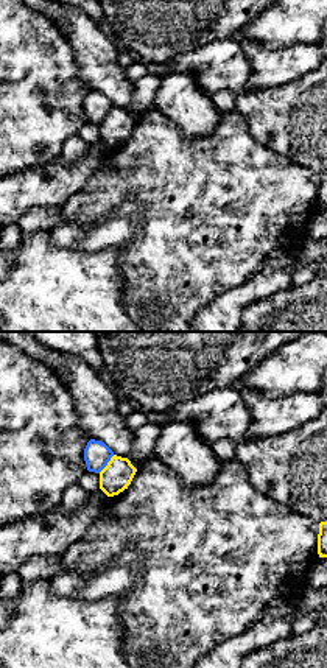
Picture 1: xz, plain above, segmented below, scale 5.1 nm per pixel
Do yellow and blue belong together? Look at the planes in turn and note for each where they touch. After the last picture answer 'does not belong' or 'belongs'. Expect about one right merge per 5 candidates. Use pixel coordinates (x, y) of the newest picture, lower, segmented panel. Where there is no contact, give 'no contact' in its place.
contact (108, 464)

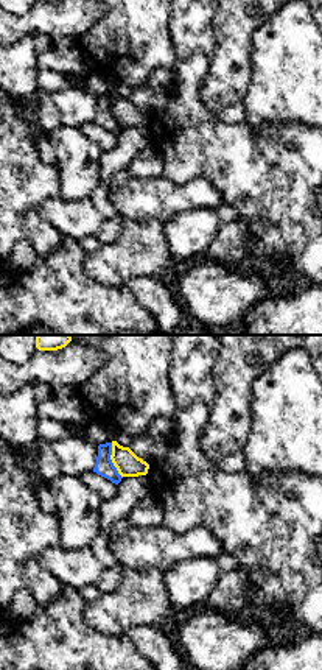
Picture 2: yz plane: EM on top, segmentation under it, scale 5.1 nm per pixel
contact (111, 458)

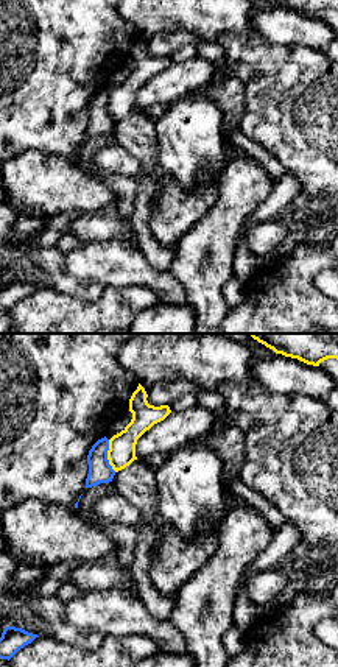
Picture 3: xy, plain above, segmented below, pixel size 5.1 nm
contact (108, 455)

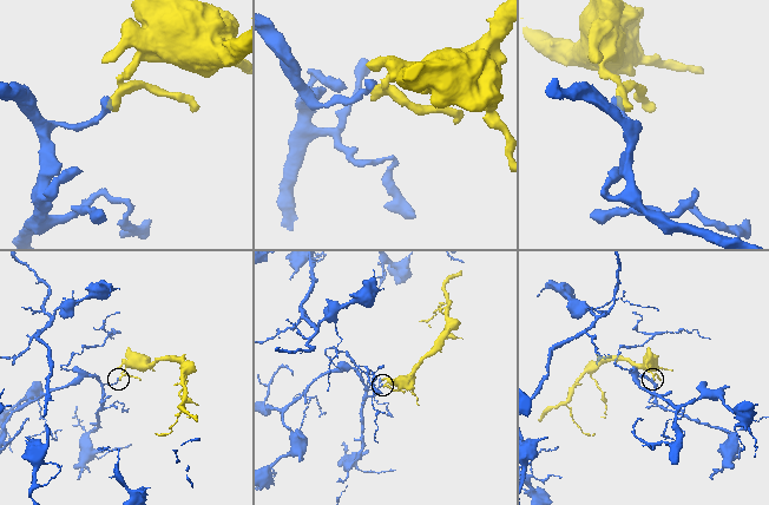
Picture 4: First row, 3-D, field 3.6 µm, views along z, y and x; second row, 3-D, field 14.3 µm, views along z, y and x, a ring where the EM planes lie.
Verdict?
does not belong

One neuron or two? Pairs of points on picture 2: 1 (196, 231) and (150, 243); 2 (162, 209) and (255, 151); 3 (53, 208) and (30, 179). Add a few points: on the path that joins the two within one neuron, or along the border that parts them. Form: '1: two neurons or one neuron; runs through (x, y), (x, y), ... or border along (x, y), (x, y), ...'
1: two neurons; border along (162, 225), (162, 234), (173, 260)
2: two neurons; border along (170, 181), (187, 183), (206, 178), (224, 201)
3: two neurons; border along (52, 195), (42, 204), (42, 215), (59, 232)

